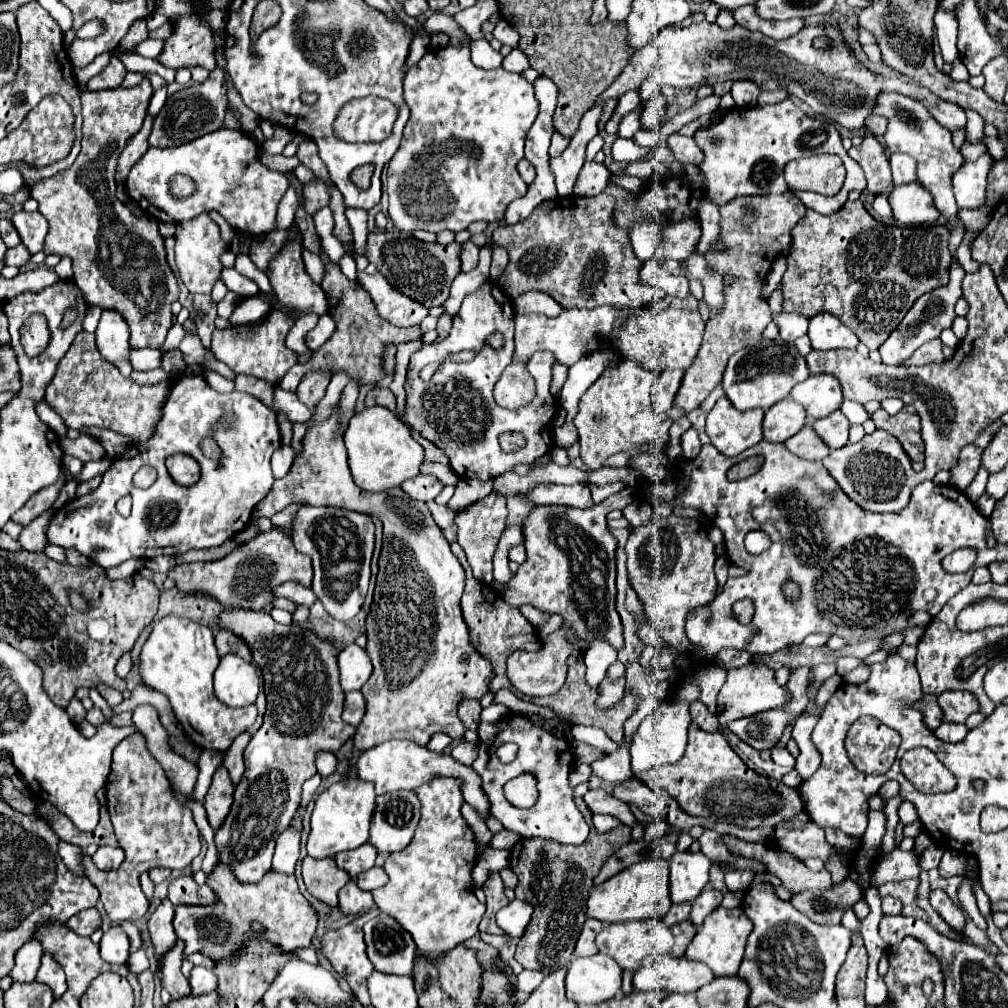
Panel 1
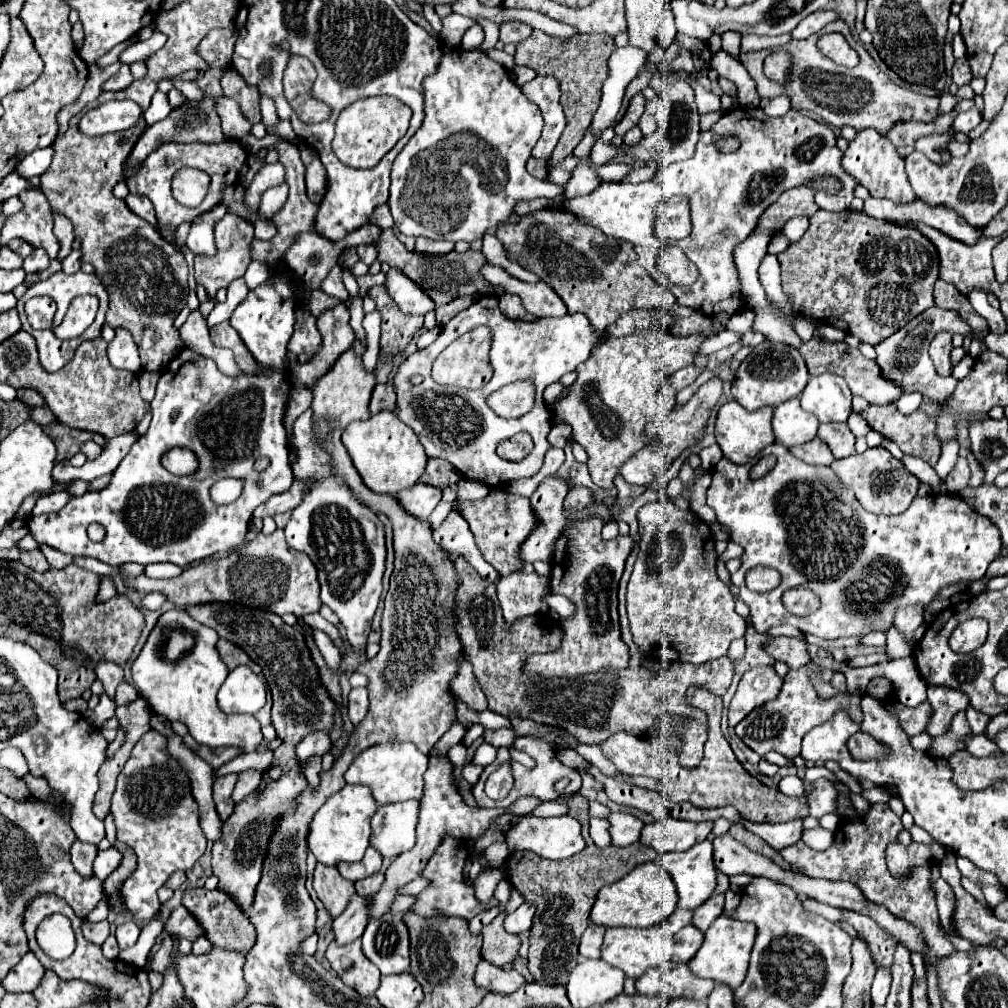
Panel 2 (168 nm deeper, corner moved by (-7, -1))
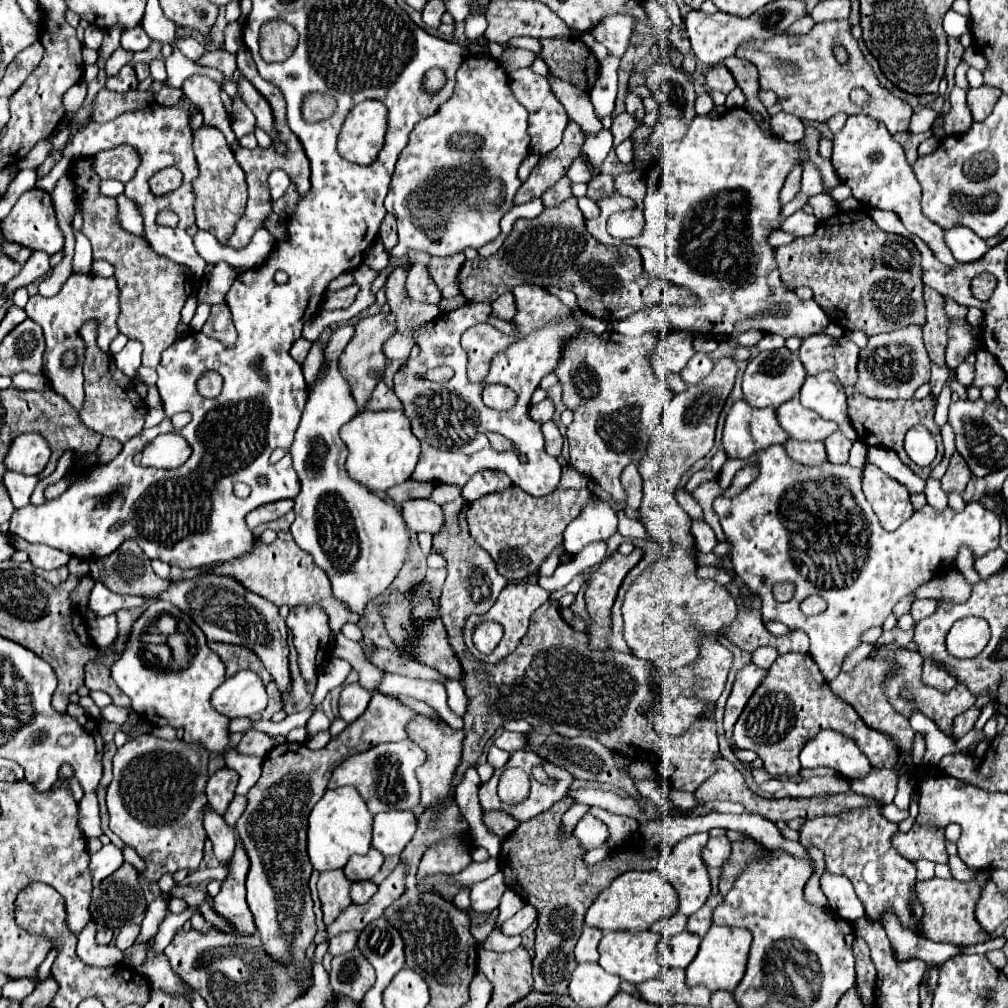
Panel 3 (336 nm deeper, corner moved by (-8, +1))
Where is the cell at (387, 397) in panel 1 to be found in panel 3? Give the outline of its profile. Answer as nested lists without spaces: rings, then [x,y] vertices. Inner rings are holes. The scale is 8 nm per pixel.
[[[380,382],[374,392],[372,398],[366,404],[366,410],[402,410],[402,402],[398,400],[398,396],[394,394],[392,388],[388,388],[384,382]]]

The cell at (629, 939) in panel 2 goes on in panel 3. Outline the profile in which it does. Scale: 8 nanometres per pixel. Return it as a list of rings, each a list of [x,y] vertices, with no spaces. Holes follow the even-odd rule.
[[[612,930],[612,932],[606,932],[604,938],[600,940],[600,946],[598,946],[598,952],[600,952],[600,960],[598,964],[610,972],[610,974],[616,974],[620,976],[622,980],[628,980],[628,982],[634,982],[634,984],[640,984],[644,980],[650,980],[654,976],[660,974],[660,964],[658,964],[658,940],[660,936],[656,932],[626,932],[626,930]]]

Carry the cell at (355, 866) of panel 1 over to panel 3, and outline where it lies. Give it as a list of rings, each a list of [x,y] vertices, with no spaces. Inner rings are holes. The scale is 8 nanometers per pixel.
[[[370,848],[370,852],[366,856],[352,856],[348,860],[348,864],[344,866],[344,874],[348,880],[356,882],[356,880],[370,880],[382,866],[384,856],[382,852]]]

